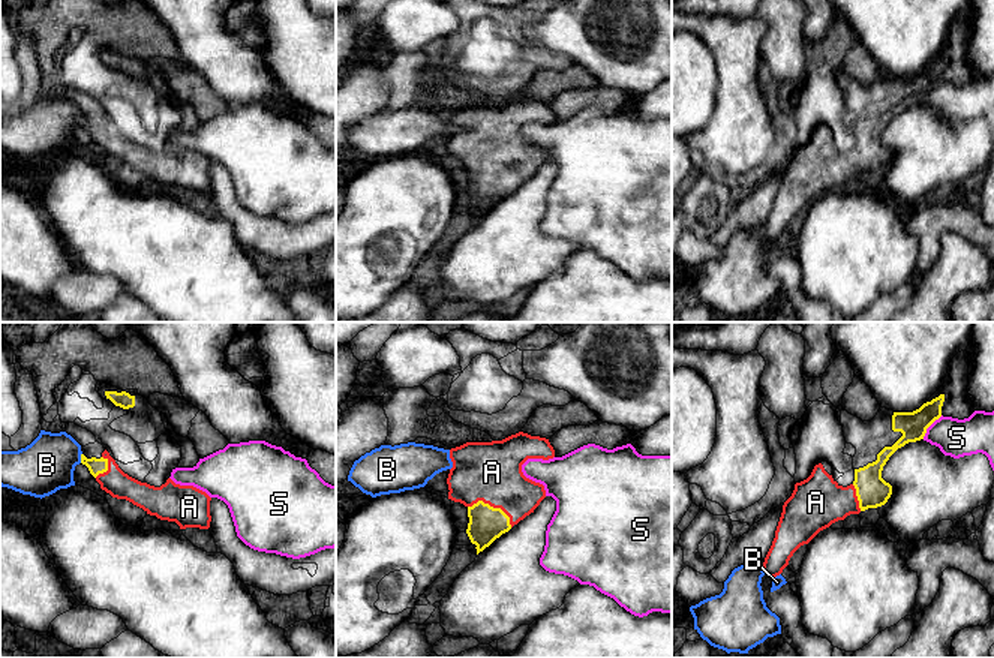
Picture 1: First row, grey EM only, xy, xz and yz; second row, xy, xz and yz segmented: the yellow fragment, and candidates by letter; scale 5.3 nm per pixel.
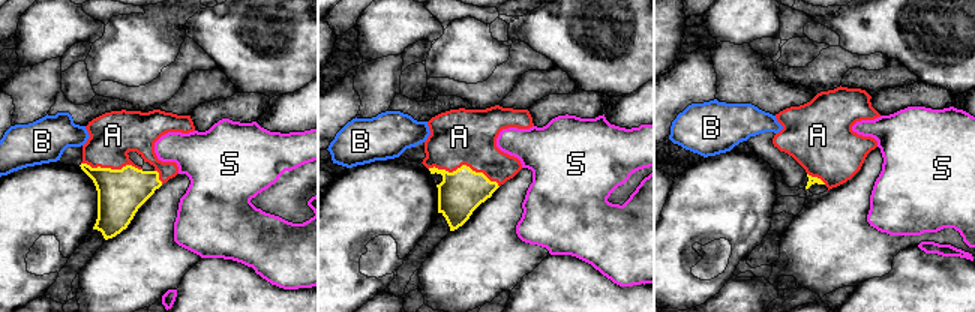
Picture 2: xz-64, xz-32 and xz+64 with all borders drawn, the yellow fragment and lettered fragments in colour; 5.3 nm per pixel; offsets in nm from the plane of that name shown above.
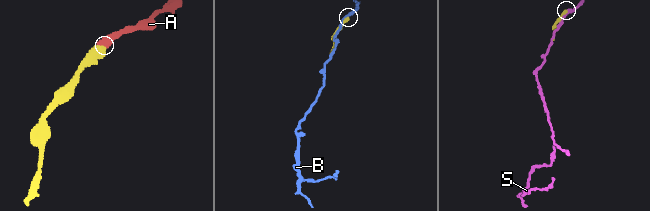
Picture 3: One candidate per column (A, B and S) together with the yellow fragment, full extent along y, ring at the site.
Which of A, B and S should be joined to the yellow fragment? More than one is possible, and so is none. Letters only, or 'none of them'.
A

